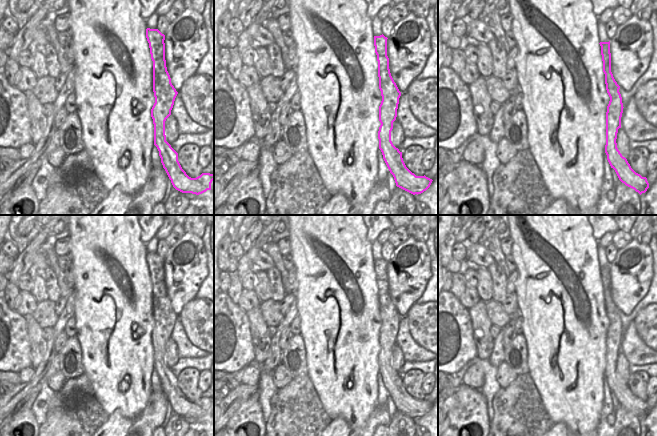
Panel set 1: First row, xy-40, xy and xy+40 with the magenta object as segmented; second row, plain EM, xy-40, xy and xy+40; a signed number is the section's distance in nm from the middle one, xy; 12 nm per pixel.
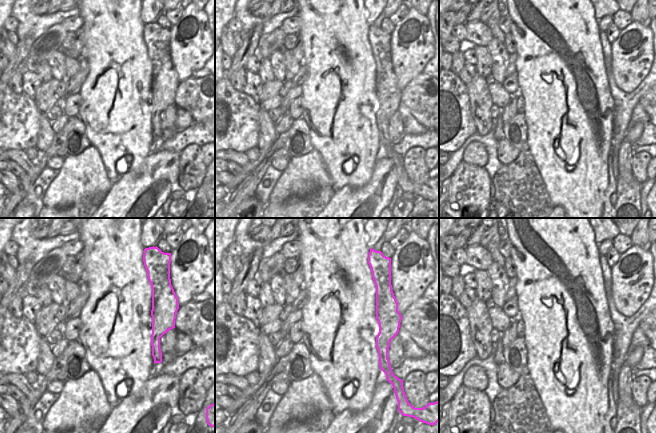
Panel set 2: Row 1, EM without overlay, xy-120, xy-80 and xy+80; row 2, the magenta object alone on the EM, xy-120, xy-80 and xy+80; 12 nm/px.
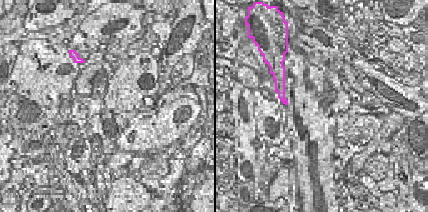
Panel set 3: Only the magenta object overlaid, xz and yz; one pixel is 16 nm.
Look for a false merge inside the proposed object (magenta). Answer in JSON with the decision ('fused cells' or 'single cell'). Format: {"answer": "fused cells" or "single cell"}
{"answer": "fused cells"}

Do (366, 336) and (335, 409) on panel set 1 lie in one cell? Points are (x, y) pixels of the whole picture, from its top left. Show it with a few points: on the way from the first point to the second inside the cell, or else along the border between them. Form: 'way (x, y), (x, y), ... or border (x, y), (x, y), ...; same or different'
way (348, 354), (343, 359), (342, 391); same

